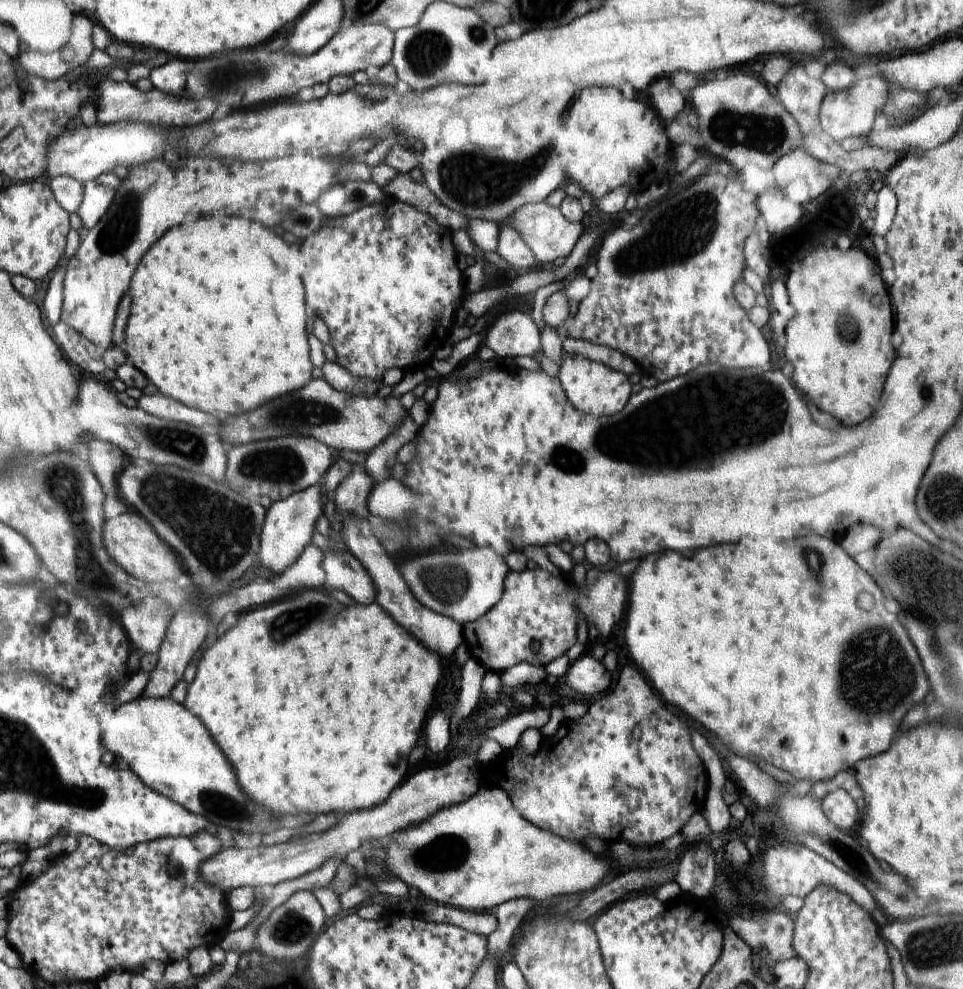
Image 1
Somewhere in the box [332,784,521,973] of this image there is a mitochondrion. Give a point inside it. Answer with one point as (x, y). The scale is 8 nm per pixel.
(449, 847)

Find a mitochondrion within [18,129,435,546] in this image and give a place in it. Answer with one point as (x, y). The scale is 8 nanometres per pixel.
(118, 233)

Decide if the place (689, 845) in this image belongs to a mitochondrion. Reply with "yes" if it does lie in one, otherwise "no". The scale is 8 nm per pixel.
no

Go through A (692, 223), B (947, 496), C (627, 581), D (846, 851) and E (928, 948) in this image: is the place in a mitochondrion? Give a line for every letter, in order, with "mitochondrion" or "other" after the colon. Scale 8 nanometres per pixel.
A: mitochondrion
B: mitochondrion
C: other
D: mitochondrion
E: mitochondrion

